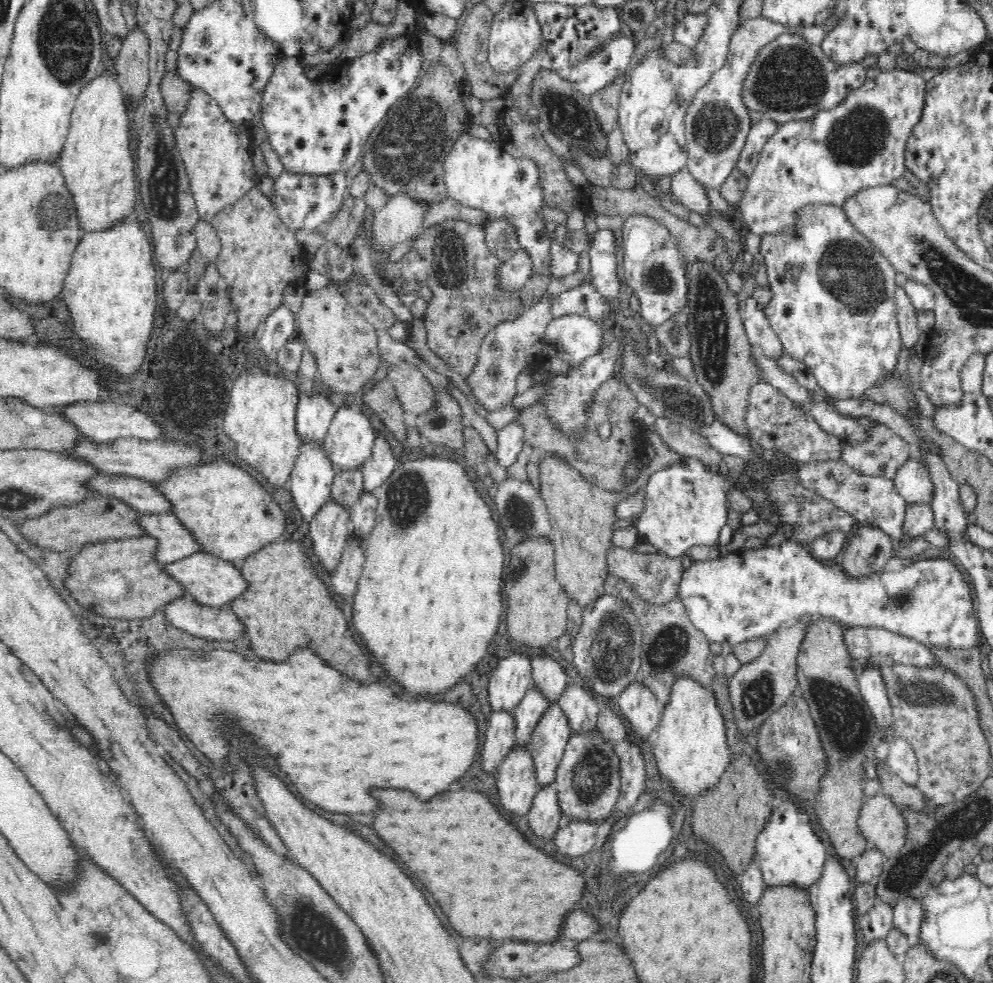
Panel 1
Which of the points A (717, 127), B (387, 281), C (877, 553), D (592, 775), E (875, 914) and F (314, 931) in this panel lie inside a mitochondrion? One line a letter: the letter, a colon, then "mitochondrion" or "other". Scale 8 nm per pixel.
A: mitochondrion
B: other
C: mitochondrion
D: mitochondrion
E: other
F: mitochondrion

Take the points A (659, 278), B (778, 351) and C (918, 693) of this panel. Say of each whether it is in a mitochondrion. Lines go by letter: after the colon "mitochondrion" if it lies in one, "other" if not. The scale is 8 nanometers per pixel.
A: mitochondrion
B: other
C: mitochondrion

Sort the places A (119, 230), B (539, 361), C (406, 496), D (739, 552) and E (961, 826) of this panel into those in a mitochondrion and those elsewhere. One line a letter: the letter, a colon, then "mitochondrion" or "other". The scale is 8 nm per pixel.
A: other
B: other
C: mitochondrion
D: other
E: mitochondrion

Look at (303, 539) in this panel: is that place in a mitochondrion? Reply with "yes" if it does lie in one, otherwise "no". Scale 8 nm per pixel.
no

